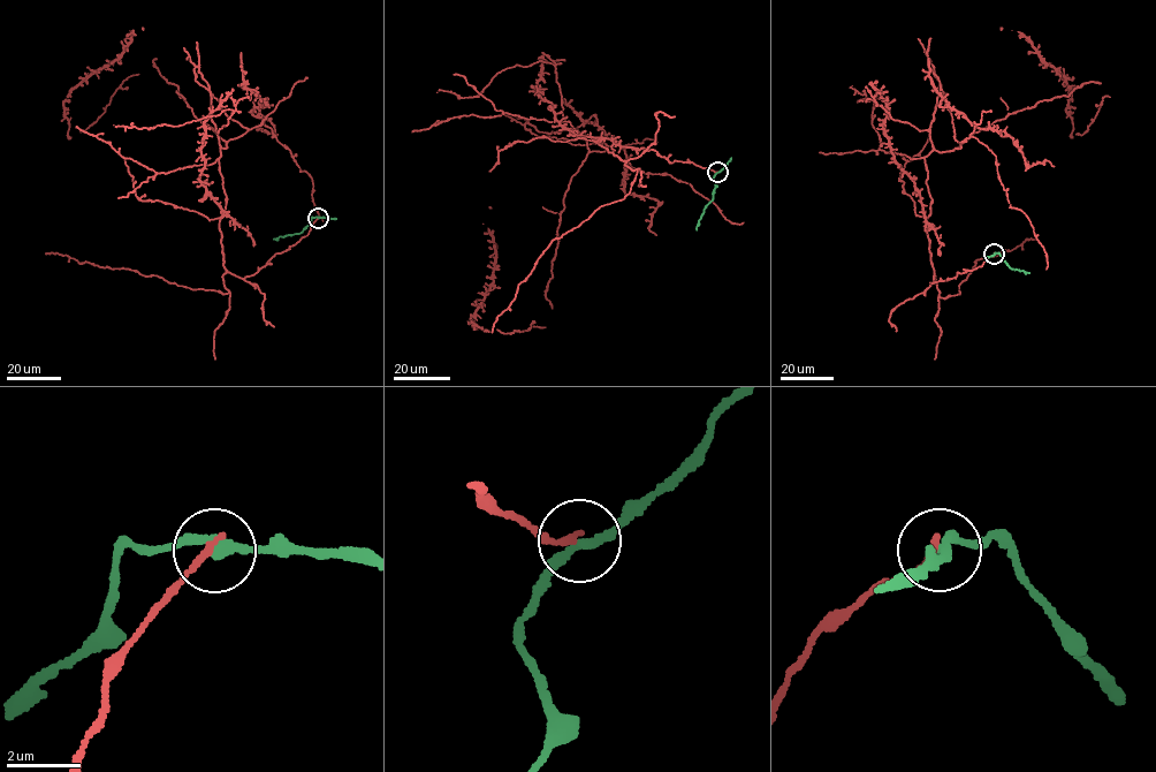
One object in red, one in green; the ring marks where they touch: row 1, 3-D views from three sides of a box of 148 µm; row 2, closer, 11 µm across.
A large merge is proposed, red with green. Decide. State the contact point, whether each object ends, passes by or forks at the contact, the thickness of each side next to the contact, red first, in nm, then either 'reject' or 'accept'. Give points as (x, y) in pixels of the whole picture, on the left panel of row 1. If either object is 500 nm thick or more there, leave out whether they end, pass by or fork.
place (318, 218); red ends; green passes by; calibres 190 and 240 nm; reject

